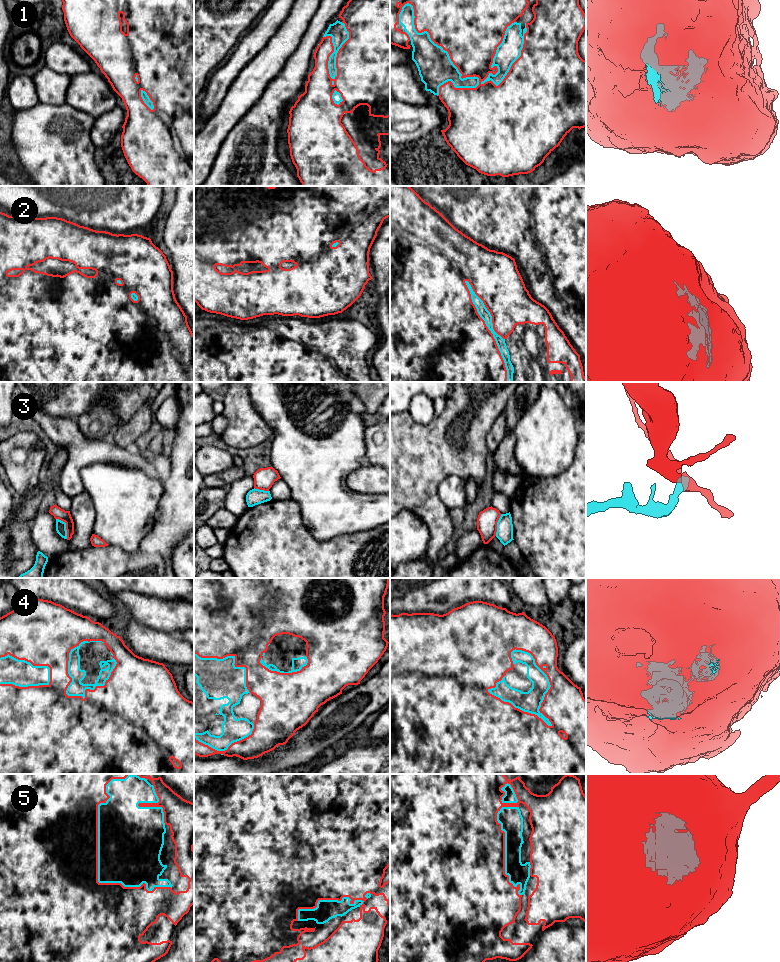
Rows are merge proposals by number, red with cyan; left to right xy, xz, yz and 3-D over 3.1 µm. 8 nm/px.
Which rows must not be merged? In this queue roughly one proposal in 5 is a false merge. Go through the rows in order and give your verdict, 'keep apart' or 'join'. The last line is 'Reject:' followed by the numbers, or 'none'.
1: join
2: join
3: keep apart
4: join
5: join
Reject: 3

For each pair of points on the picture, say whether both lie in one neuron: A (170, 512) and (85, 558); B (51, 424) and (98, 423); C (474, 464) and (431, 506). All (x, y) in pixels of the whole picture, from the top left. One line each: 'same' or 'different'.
A: same
B: different
C: same

